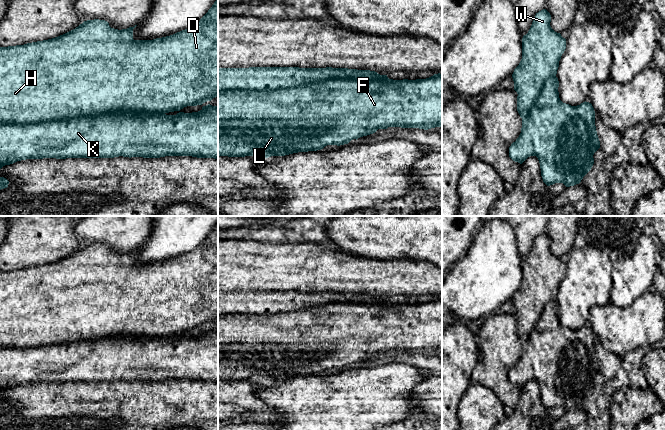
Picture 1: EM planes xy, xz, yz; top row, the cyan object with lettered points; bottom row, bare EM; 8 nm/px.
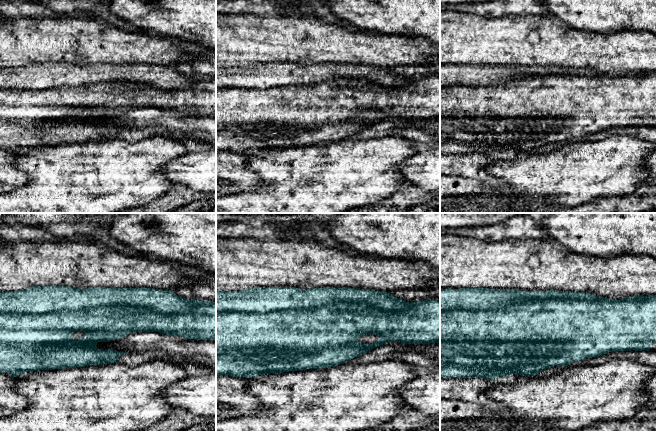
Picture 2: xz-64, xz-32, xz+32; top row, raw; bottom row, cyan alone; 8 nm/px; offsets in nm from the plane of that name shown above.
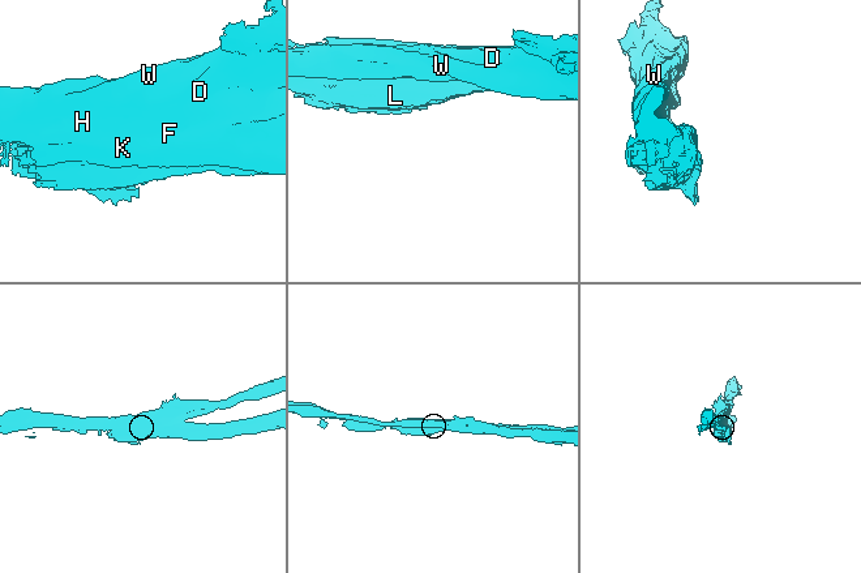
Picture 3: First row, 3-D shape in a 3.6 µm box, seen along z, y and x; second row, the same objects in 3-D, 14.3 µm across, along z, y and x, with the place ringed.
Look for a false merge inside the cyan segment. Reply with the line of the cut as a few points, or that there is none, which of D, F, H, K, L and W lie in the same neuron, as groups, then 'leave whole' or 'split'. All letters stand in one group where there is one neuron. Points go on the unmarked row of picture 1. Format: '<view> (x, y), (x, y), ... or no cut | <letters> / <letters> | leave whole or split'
xz (396, 304), (385, 306), (327, 303), (271, 314), (218, 315) | D H W / F K L | split

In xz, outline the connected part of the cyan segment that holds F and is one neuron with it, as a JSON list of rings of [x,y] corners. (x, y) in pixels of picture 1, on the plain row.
[[[434,298],[426,303],[396,304],[393,307],[377,304],[333,303],[292,312],[275,313],[272,315],[218,315],[218,380],[245,381],[254,380],[268,382],[271,380],[285,380],[298,376],[317,375],[327,369],[344,369],[353,363],[358,363],[375,357],[378,353],[388,351],[419,352],[428,354],[442,351],[442,298]]]

